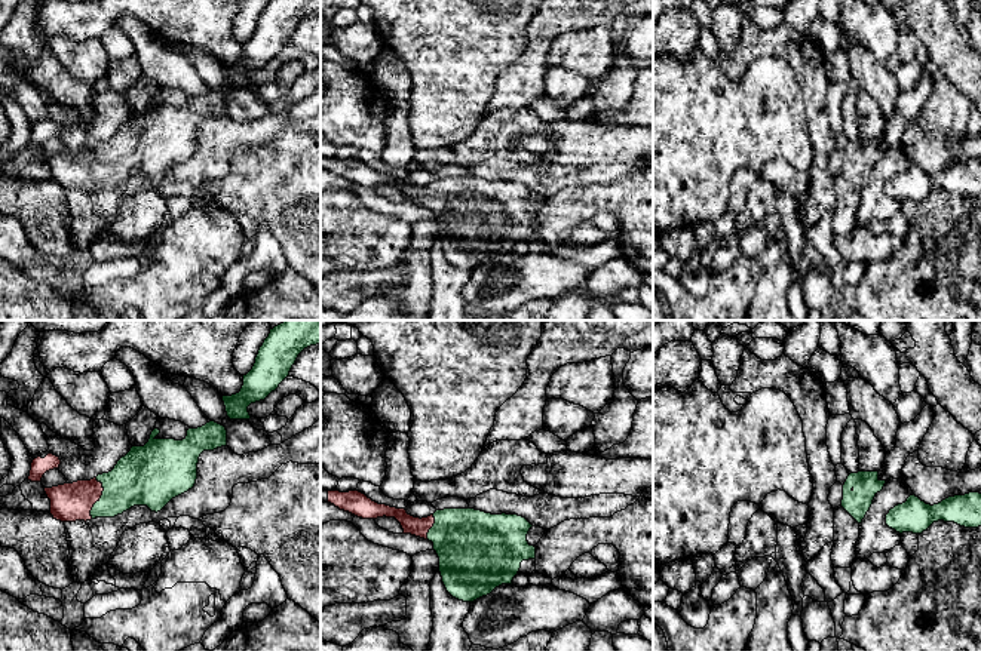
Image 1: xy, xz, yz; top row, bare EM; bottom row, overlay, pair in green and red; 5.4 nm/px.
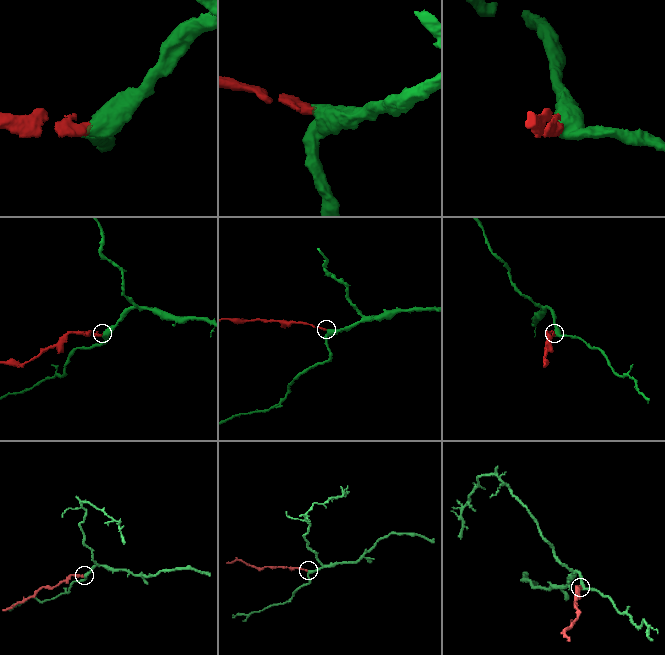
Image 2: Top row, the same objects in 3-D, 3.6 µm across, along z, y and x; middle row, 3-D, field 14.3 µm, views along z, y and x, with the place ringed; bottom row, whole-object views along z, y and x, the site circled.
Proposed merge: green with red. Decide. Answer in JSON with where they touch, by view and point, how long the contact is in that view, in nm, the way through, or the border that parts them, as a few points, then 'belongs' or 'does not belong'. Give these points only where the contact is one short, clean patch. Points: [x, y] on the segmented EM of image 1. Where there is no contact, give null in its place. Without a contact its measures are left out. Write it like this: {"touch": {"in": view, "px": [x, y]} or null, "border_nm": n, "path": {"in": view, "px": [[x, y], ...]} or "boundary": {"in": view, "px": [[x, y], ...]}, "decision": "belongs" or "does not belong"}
{"touch": {"in": "xy", "px": [100, 499]}, "border_nm": 220, "path": {"in": "xy", "px": [[140, 478], [100, 499], [73, 501]]}, "decision": "belongs"}

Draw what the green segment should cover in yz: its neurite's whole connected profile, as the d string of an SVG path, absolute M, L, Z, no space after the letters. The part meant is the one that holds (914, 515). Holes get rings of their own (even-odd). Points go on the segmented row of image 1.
M913 494L886 515L886 525L899 534L922 534L938 521L954 522L965 528L981 526L981 494L954 495L934 506Z

